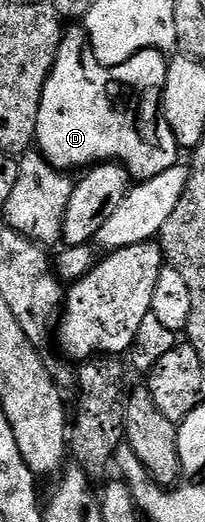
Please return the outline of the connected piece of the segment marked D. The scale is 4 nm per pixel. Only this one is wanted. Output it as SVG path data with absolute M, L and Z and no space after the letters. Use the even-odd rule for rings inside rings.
M72 24L64 31L56 63L42 92L38 112L35 145L46 161L58 170L72 172L75 166L91 168L115 162L124 167L133 179L153 178L166 168L177 165L182 148L176 142L170 124L164 119L161 102L168 75L169 59L158 50L144 50L129 62L108 69L95 56L91 40L83 25ZM112 78L121 82L132 94L148 105L152 130L132 130L128 114L112 99Z

